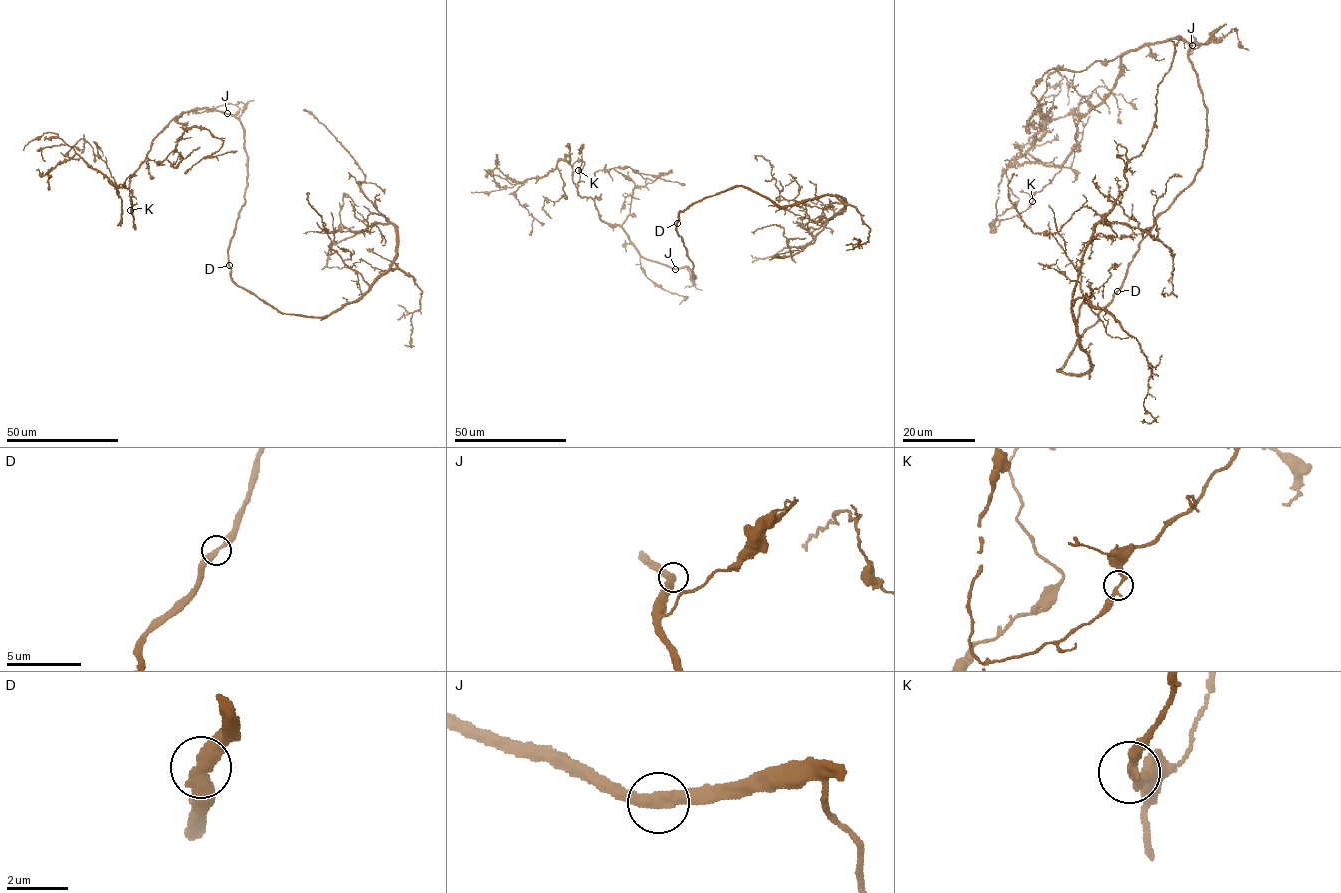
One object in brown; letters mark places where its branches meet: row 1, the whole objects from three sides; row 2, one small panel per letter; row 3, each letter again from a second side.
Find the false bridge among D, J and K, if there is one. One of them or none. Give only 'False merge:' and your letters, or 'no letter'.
False merge: no letter

